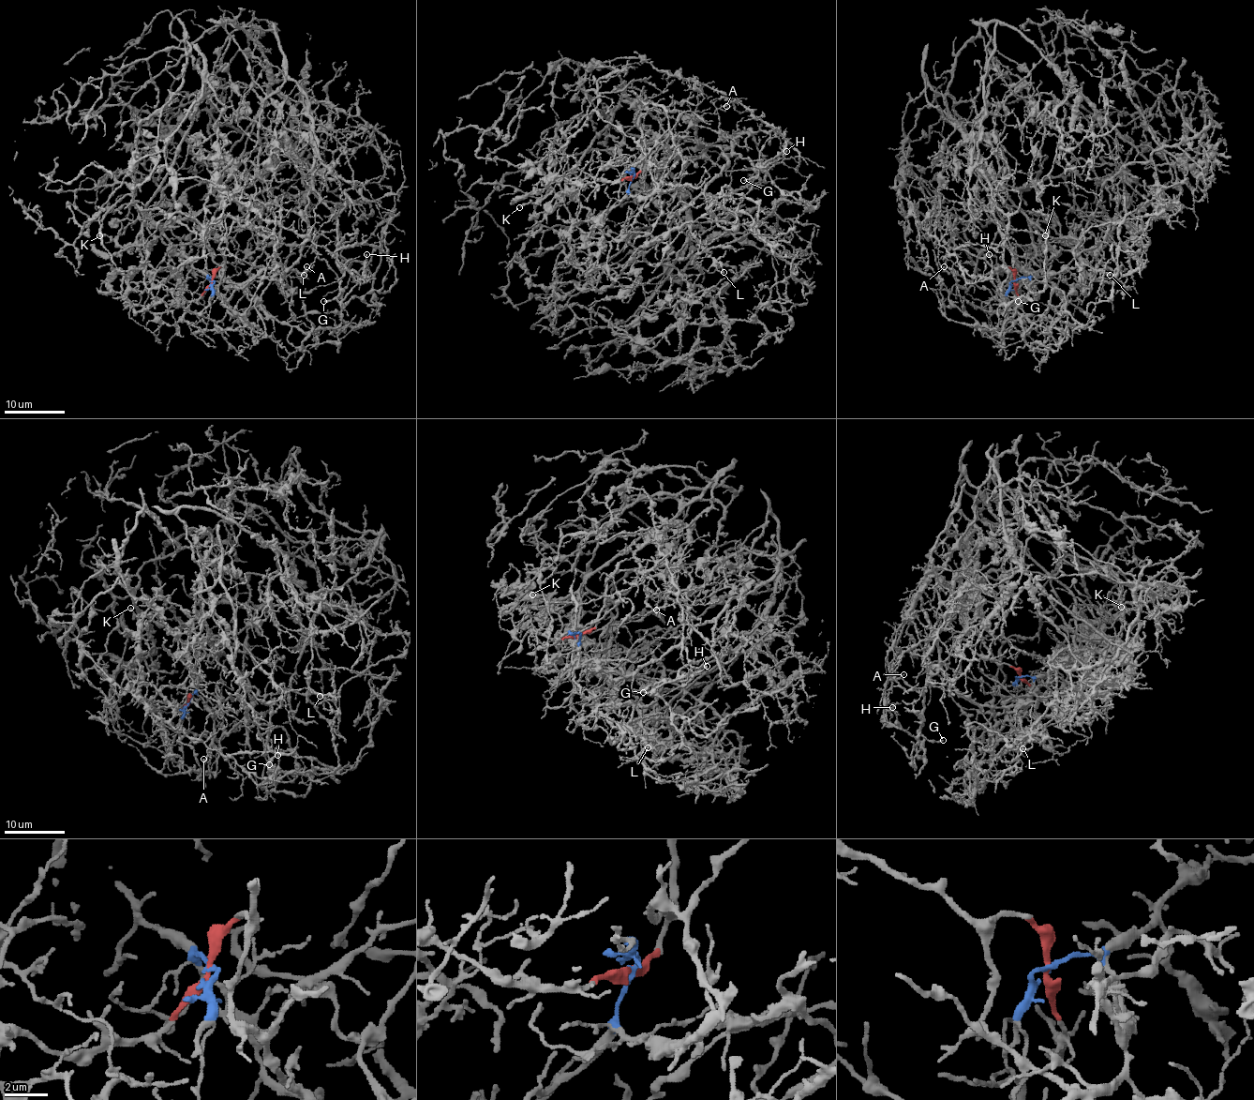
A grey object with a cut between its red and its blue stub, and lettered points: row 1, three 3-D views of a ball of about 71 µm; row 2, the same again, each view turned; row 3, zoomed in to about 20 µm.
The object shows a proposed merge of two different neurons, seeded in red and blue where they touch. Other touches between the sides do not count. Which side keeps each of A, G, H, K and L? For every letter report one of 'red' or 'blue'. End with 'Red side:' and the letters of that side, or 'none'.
A: blue
G: red
H: red
K: red
L: red
Red side: G, H, K, L

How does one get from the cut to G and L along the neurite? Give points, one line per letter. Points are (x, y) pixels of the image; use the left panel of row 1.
G: (211, 281), (255, 191), (262, 103), (286, 79), (306, 98), (314, 189), (337, 217), (343, 278), (323, 301)
L: (211, 281), (255, 191), (262, 103), (286, 79), (316, 141), (306, 238), (286, 270), (247, 270), (304, 275)

